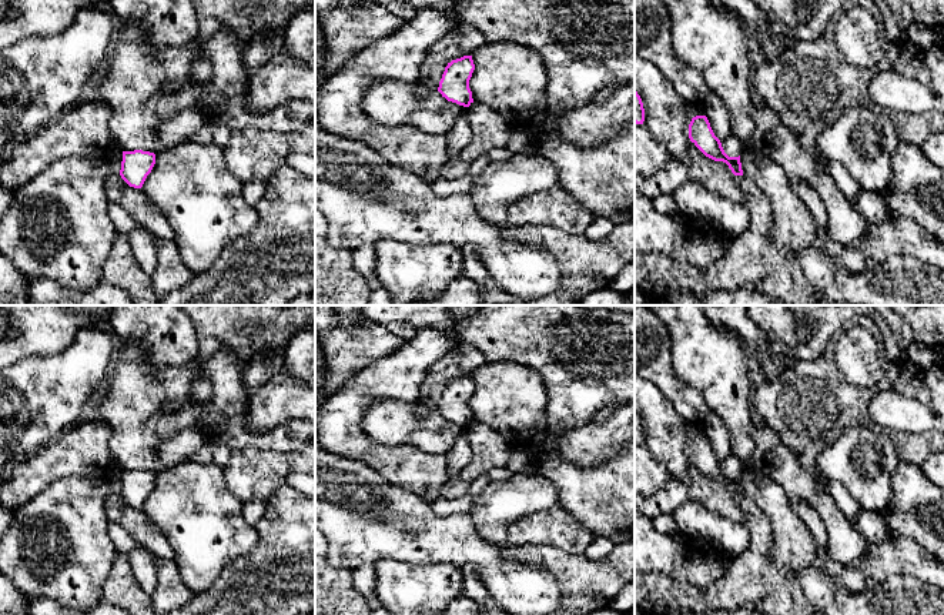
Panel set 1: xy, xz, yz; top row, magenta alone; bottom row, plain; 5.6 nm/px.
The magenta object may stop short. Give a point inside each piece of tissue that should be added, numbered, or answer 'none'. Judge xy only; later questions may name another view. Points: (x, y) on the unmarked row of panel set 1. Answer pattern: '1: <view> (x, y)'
none

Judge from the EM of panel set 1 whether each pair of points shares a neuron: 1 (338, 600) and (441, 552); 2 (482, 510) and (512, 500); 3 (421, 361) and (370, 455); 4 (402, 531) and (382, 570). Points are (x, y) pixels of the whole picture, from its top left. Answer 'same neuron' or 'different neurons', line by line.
1: different neurons
2: same neuron
3: same neuron
4: different neurons

